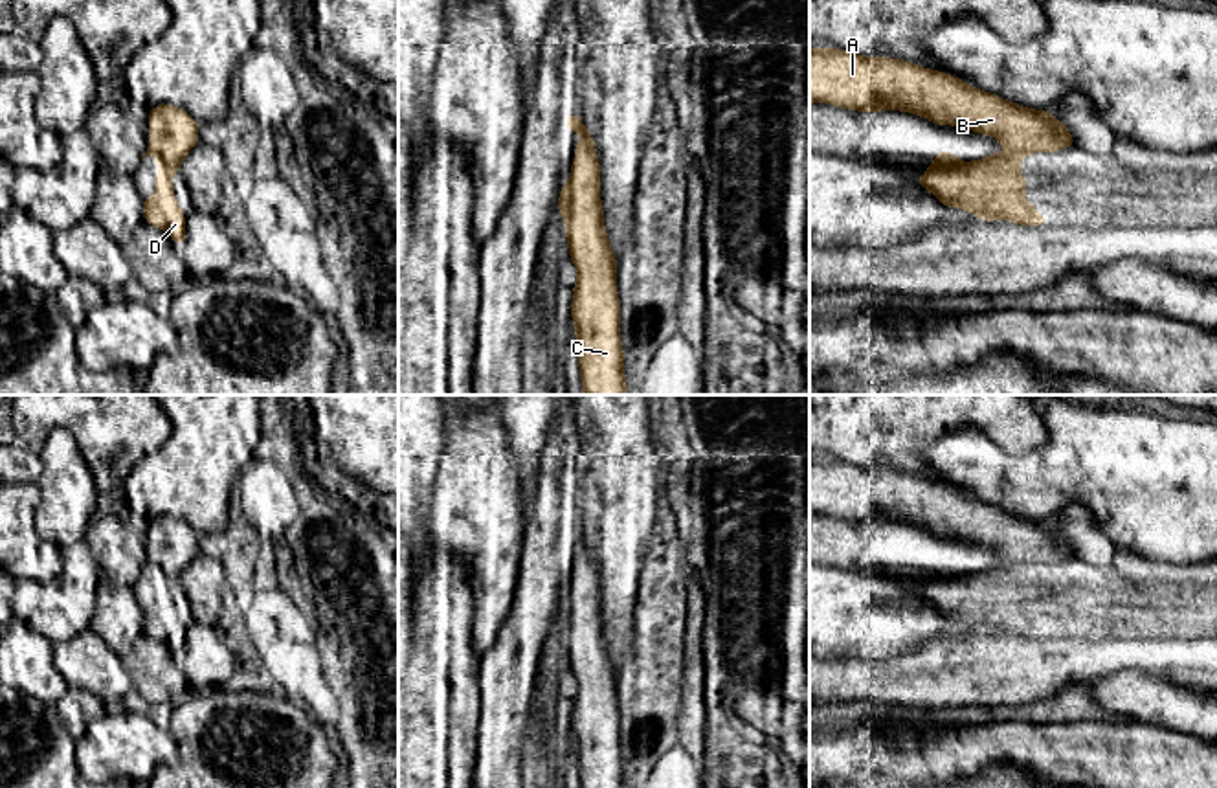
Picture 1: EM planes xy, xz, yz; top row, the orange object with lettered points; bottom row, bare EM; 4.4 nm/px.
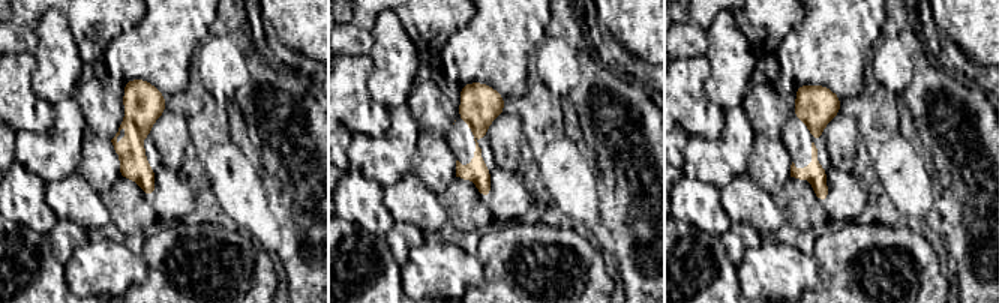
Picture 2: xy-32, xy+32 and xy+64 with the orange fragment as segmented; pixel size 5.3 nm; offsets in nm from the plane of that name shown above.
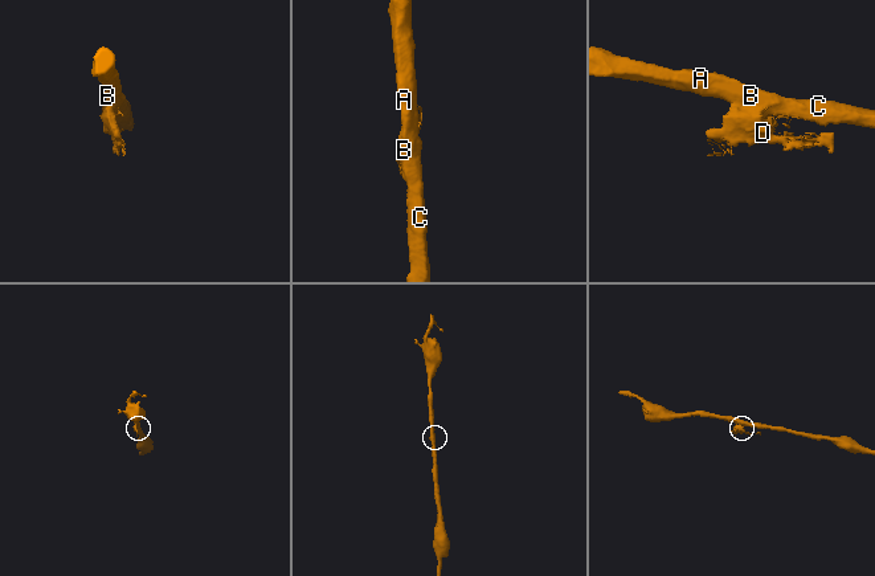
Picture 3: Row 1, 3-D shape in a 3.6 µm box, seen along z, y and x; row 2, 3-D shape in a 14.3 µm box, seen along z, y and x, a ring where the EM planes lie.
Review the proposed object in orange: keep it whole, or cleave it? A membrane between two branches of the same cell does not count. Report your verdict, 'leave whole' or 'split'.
split

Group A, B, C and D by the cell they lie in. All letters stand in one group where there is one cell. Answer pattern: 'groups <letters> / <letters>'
groups A B C / D

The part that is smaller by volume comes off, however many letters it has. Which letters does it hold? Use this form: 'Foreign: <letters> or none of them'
Foreign: D

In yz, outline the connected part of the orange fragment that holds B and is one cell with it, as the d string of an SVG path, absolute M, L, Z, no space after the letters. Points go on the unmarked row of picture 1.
M809 459L809 512L857 523L901 522L936 536L971 540L1015 564L1054 564L1076 555L1065 535L962 490L894 468Z

